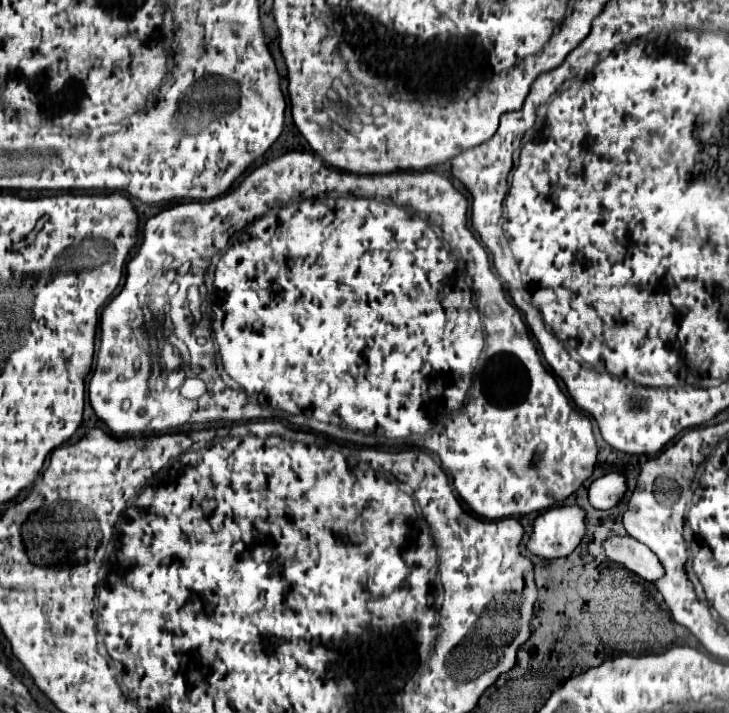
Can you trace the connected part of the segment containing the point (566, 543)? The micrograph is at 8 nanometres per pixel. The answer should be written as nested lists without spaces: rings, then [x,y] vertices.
[[[578,505],[550,507],[532,525],[526,551],[544,559],[570,555],[584,537],[584,511]]]

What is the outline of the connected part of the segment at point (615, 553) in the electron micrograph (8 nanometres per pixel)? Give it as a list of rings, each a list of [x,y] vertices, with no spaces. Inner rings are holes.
[[[610,533],[602,541],[602,553],[608,561],[624,565],[628,571],[640,575],[646,581],[656,581],[660,575],[664,575],[664,569],[660,567],[660,561],[656,555],[636,539],[628,535],[616,535]]]

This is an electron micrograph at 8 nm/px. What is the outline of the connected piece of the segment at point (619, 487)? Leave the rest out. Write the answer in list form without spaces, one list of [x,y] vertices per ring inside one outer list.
[[[608,473],[596,481],[592,481],[588,489],[588,499],[594,509],[610,509],[614,507],[626,491],[626,479],[620,473]]]

